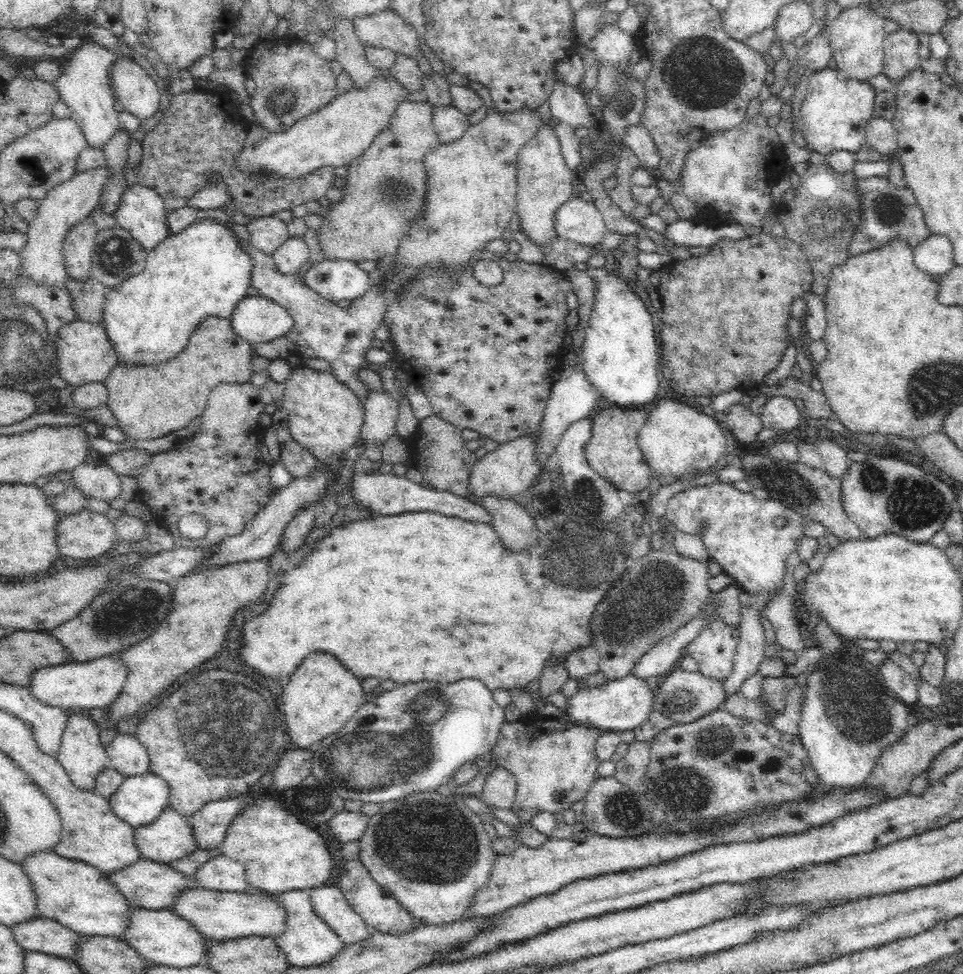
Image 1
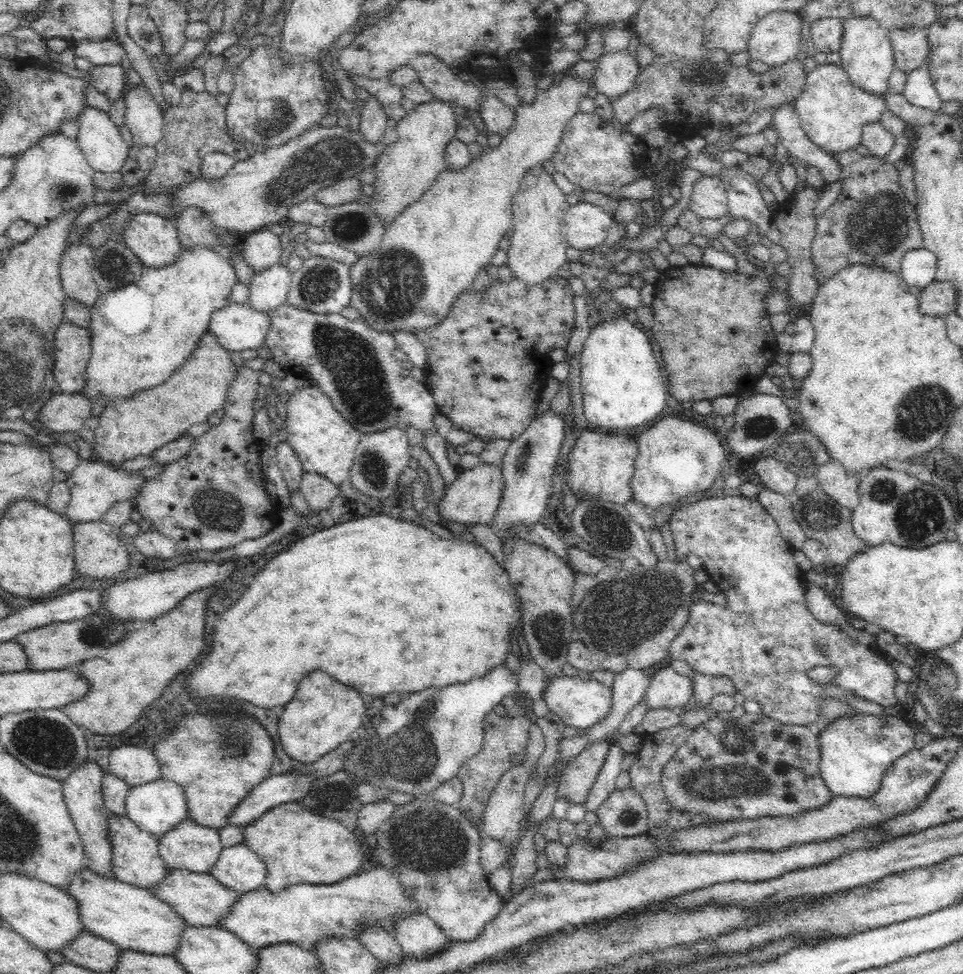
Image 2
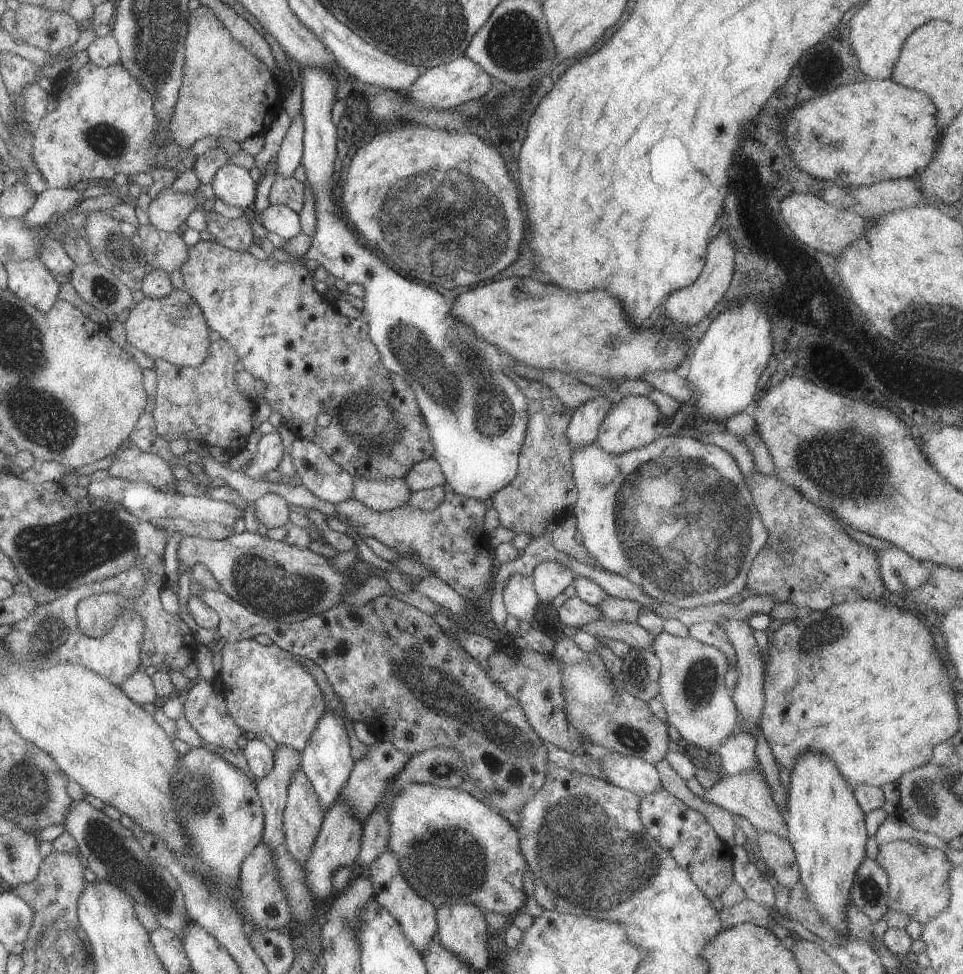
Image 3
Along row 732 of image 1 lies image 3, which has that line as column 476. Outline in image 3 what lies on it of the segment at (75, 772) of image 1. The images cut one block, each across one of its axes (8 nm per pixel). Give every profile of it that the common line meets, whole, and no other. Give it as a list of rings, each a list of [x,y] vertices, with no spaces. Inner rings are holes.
[[[464,54],[448,64],[428,68],[425,74],[416,79],[406,95],[421,107],[448,110],[475,98],[482,98],[490,90],[491,82],[492,77],[484,68]]]

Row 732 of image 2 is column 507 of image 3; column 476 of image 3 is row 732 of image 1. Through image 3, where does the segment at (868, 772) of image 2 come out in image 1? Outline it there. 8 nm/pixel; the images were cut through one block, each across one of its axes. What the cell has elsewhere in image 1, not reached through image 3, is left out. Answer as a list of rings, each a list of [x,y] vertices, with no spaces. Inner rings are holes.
[[[864,661],[862,666],[863,668],[858,668],[852,662],[842,662],[824,670],[807,672],[806,696],[802,703],[798,737],[819,780],[829,788],[854,789],[864,784],[874,770],[878,756],[886,747],[900,740],[909,726],[908,706],[890,695],[872,664]]]

